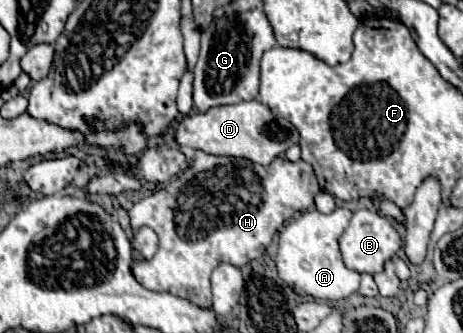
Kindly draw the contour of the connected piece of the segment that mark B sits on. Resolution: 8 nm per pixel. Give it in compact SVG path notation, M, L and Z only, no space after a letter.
M359 209L353 213L353 219L349 223L349 227L343 231L341 239L339 239L339 247L341 247L341 255L343 255L343 263L357 271L357 273L369 273L375 275L379 271L383 271L383 265L395 257L401 249L401 237L397 227L391 223L391 219L381 217L377 211L369 211L369 209Z

